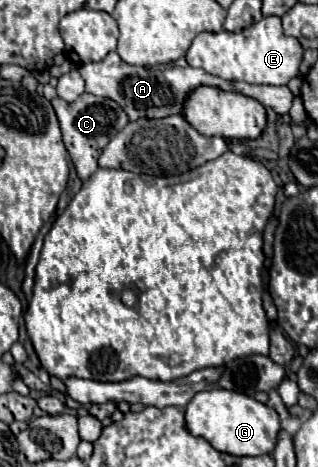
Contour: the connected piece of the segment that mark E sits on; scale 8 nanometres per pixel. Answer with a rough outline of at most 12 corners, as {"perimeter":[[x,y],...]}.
{"perimeter":[[278,16],[202,32],[186,62],[228,82],[288,84],[302,46]]}

